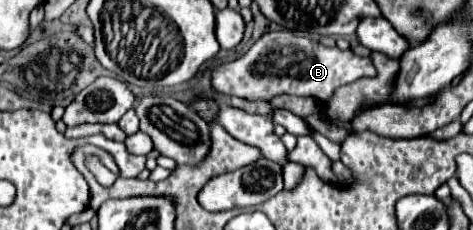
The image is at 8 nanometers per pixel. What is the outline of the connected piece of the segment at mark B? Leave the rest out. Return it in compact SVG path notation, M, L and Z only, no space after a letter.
M271 31L255 41L243 57L217 65L211 73L211 85L221 95L247 101L271 101L277 95L299 95L327 103L337 87L375 75L377 71L371 57L359 57L351 49L341 51L337 47L323 47L313 39L297 37L291 31Z

